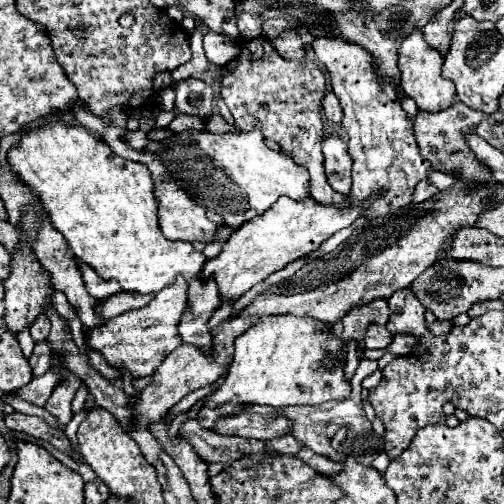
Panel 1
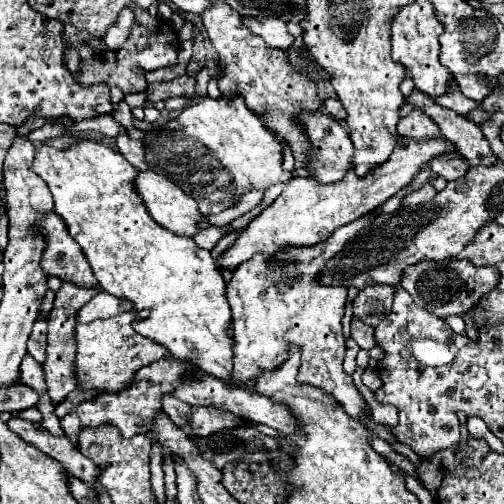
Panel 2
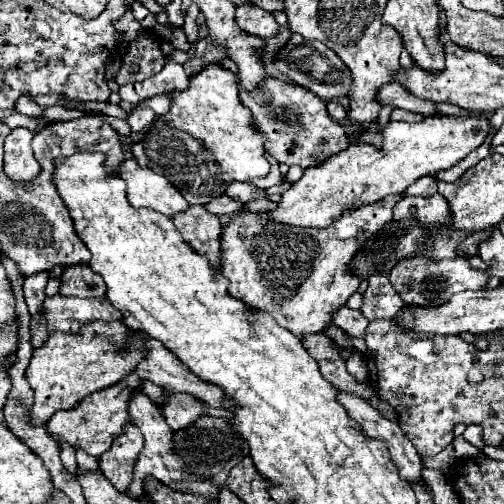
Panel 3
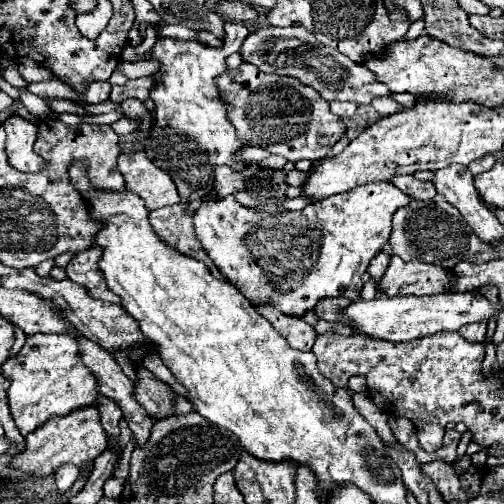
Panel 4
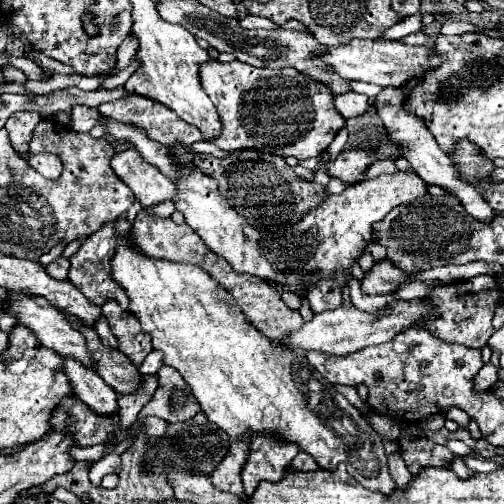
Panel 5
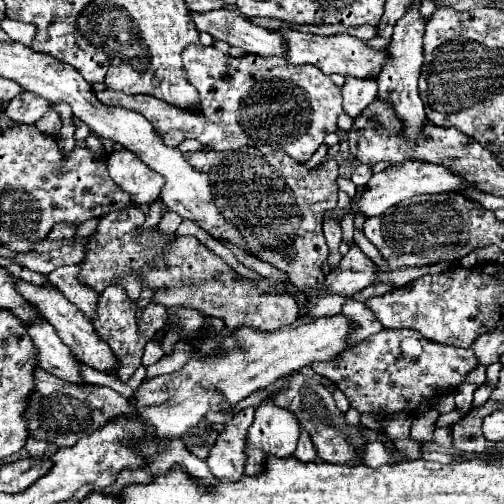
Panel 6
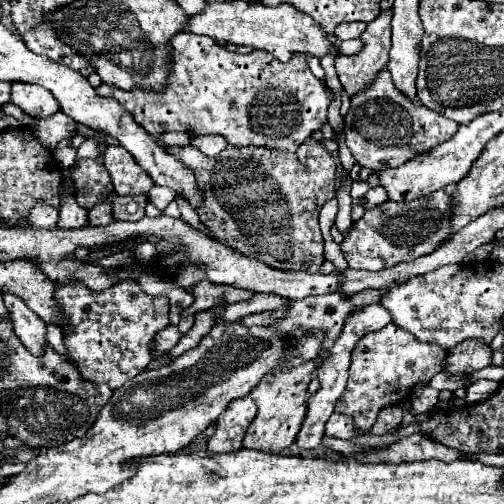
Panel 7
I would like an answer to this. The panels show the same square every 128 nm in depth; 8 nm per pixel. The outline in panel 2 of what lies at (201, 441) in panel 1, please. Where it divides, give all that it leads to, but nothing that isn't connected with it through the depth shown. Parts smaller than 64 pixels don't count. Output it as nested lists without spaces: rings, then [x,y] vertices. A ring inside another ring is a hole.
[[[164,394],[162,396],[162,410],[170,416],[170,420],[176,424],[176,426],[182,426],[184,428],[184,416],[188,416],[188,404],[184,404],[182,400],[174,398],[172,394]]]

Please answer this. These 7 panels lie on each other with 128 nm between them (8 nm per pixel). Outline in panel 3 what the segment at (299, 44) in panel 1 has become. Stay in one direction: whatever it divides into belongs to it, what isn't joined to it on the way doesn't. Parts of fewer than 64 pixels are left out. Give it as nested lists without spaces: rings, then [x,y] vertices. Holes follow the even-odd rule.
[[[238,6],[236,22],[244,32],[256,34],[256,36],[274,36],[280,28],[274,16],[258,6]]]

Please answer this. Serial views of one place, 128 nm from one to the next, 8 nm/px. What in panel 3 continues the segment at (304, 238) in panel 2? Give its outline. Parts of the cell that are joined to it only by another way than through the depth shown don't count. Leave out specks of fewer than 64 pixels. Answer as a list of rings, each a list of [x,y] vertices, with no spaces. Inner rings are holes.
[[[424,116],[420,122],[388,122],[380,128],[382,146],[364,140],[330,156],[318,166],[306,168],[304,176],[292,184],[280,198],[280,206],[270,218],[284,224],[324,228],[340,218],[344,208],[370,204],[388,194],[402,194],[422,176],[448,170],[484,144],[490,136],[488,116]]]

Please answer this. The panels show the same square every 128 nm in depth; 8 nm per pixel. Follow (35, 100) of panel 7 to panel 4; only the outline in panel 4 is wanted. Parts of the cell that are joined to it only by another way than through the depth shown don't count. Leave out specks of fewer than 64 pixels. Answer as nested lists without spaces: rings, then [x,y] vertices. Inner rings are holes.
[[[12,114],[6,122],[6,152],[8,162],[20,172],[40,172],[48,166],[48,162],[34,152],[34,140],[38,126],[36,122]]]

